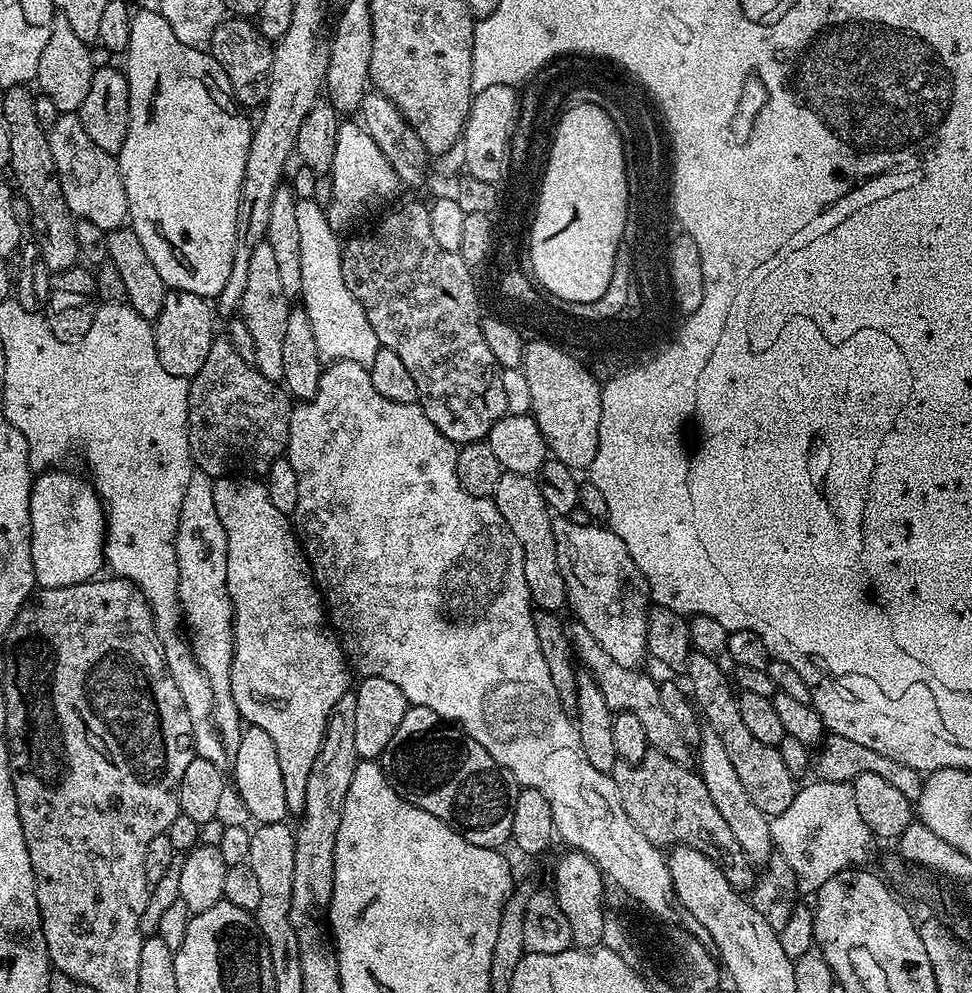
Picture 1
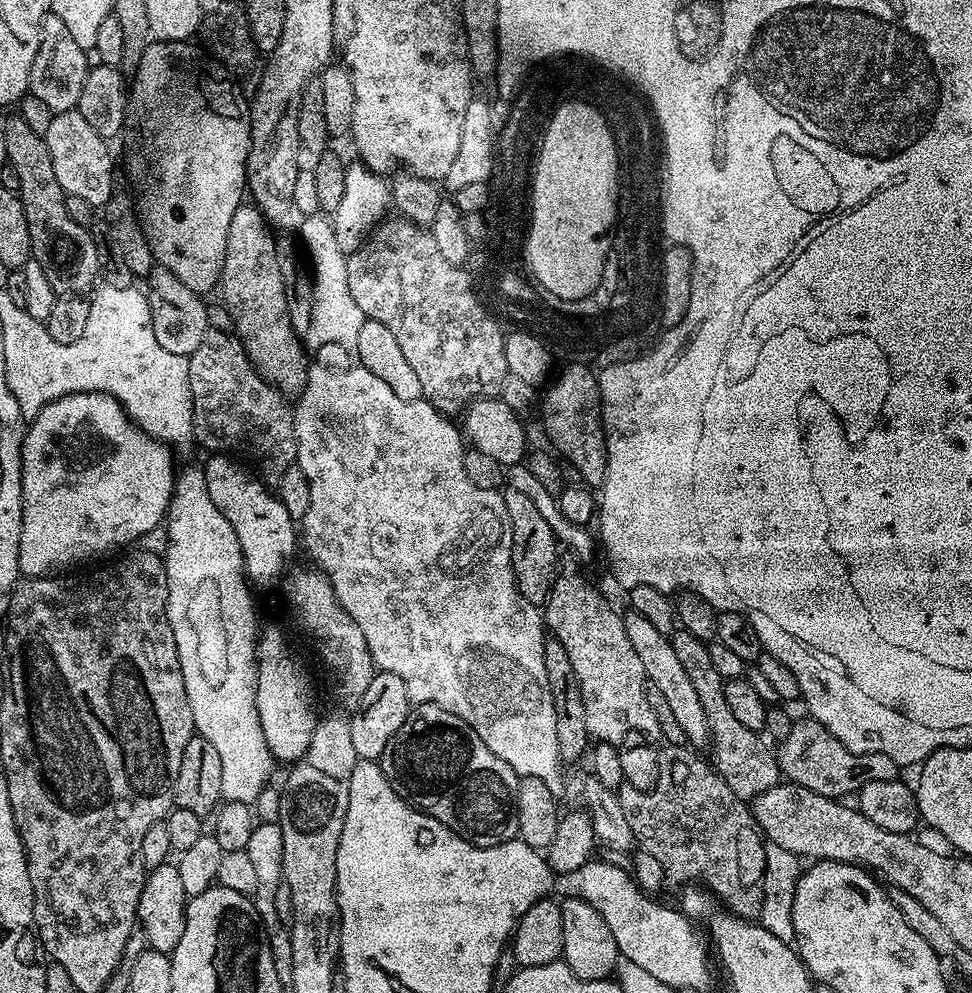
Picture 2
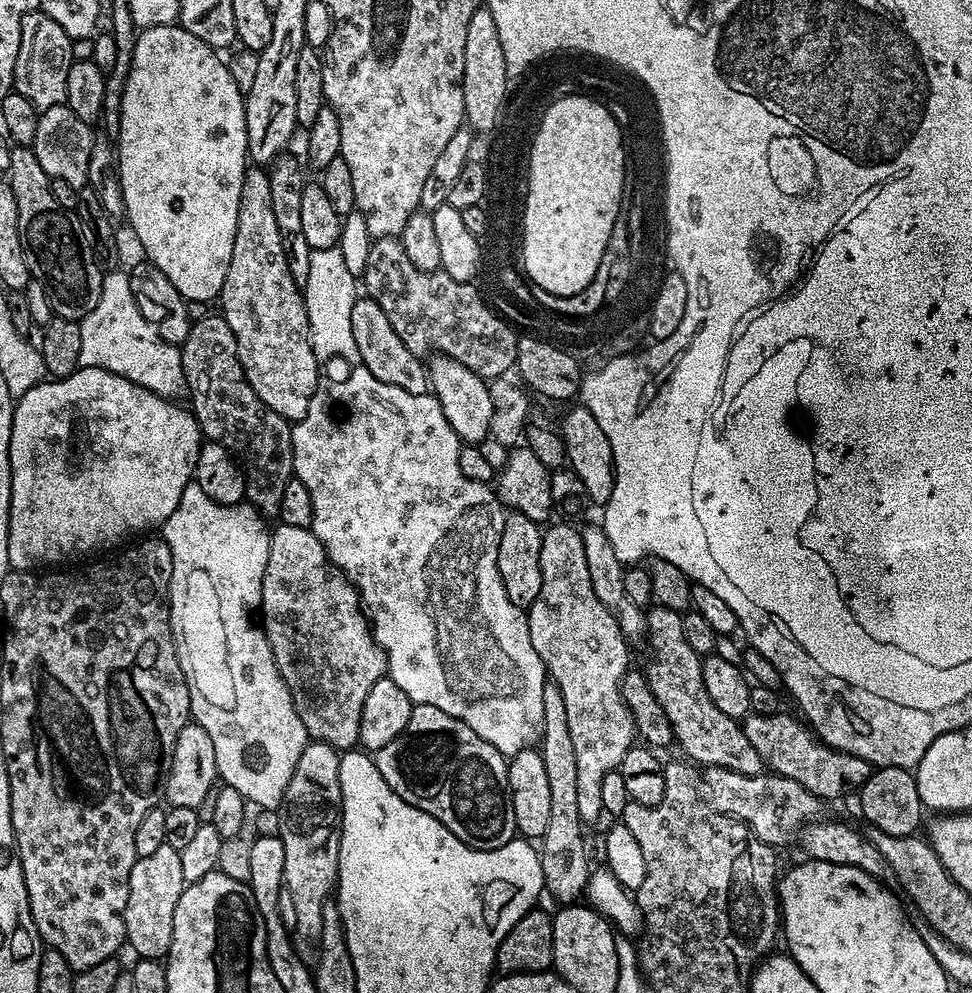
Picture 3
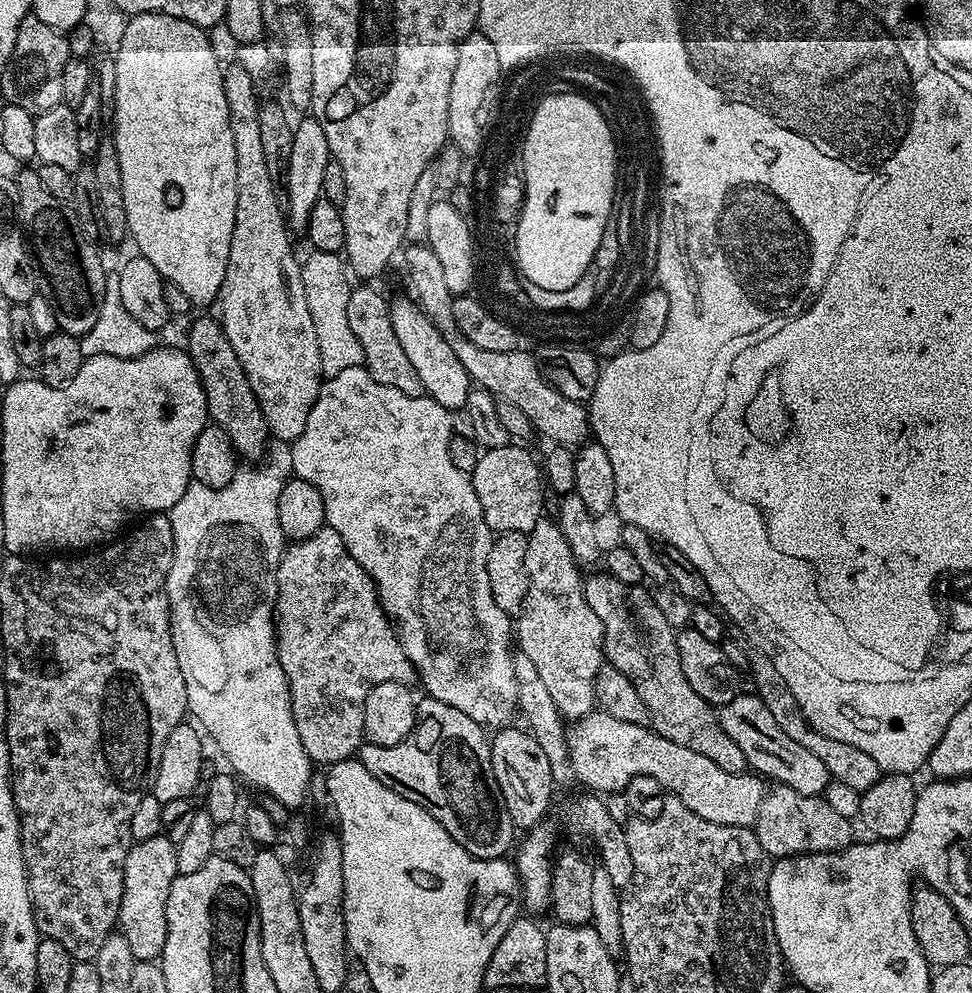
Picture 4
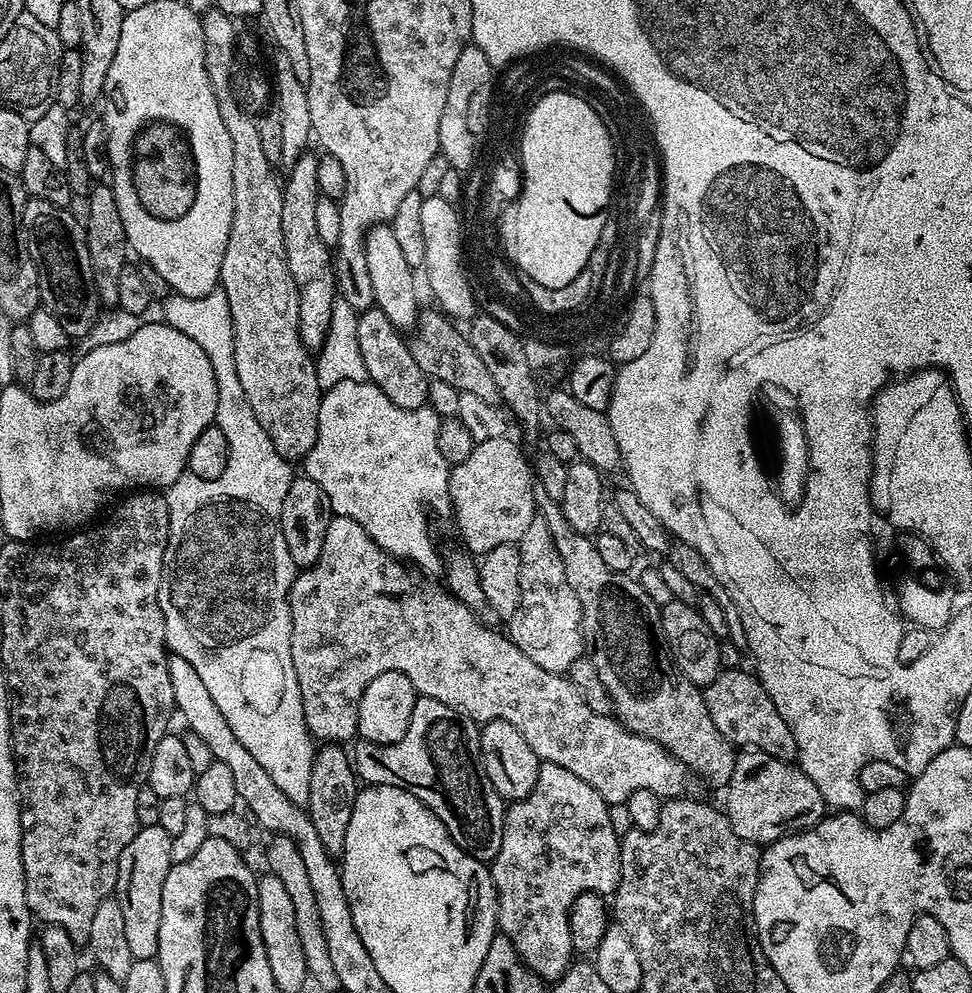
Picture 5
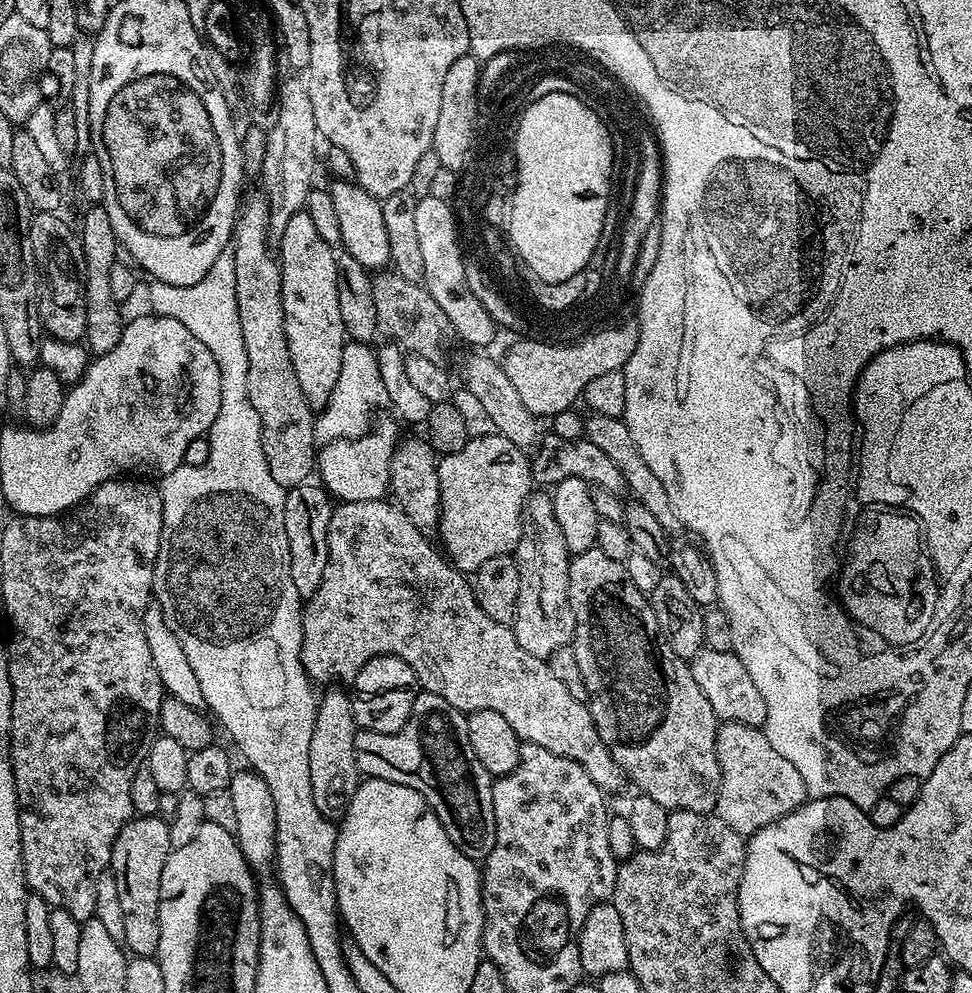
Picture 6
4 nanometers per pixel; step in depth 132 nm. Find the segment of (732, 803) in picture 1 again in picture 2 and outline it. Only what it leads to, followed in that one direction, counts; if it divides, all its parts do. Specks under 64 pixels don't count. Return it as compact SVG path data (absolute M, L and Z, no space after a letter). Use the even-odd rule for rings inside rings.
M631 610L625 611L622 616L626 638L630 638L630 646L634 646L634 654L638 654L642 662L642 670L648 684L658 686L659 692L666 698L666 703L674 714L678 726L682 726L682 734L685 741L693 749L704 750L709 747L712 731L706 718L706 712L702 710L702 701L698 699L698 693L694 691L694 682L690 682L690 674L686 674L686 666L682 666L682 658L674 654L669 633L657 630L642 614Z

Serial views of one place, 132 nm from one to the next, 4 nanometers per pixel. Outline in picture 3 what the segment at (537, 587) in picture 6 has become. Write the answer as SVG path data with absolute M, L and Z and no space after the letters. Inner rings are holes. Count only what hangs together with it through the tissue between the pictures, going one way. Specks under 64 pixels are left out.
M549 523L543 529L542 538L542 590L538 598L527 609L528 625L530 626L530 642L534 642L534 650L538 650L538 658L542 658L544 671L550 677L551 683L560 687L562 702L566 702L566 722L570 726L570 742L574 746L574 766L578 770L578 814L585 825L591 826L604 807L598 797L602 794L602 778L608 772L619 769L622 758L633 747L638 733L636 723L620 693L620 683L627 672L629 641L624 639L622 630L598 602L598 594L594 594L594 586L590 586L590 570L586 567L586 552L582 550L581 529L575 528L575 523Z

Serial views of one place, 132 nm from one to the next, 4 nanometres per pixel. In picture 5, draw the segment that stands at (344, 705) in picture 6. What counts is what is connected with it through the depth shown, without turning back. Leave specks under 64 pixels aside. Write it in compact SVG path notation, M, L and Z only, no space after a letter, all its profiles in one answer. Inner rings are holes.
M325 743L324 748L315 753L310 774L310 798L306 811L310 822L314 822L314 830L322 841L322 846L333 858L343 857L346 846L346 829L350 827L350 814L354 810L354 802L358 791L358 777L352 766L349 753L338 744Z

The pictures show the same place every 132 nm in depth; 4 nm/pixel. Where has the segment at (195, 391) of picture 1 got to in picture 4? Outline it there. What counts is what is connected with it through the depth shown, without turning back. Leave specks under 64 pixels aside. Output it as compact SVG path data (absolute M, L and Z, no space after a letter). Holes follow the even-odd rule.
M215 315L200 316L189 326L186 351L198 370L198 378L206 394L209 421L222 426L222 430L230 434L230 442L234 442L243 459L244 456L248 459L245 461L259 461L270 444L268 423L246 378L246 370L242 370L242 362L238 362L238 354L234 354L234 346L230 346L224 327Z

